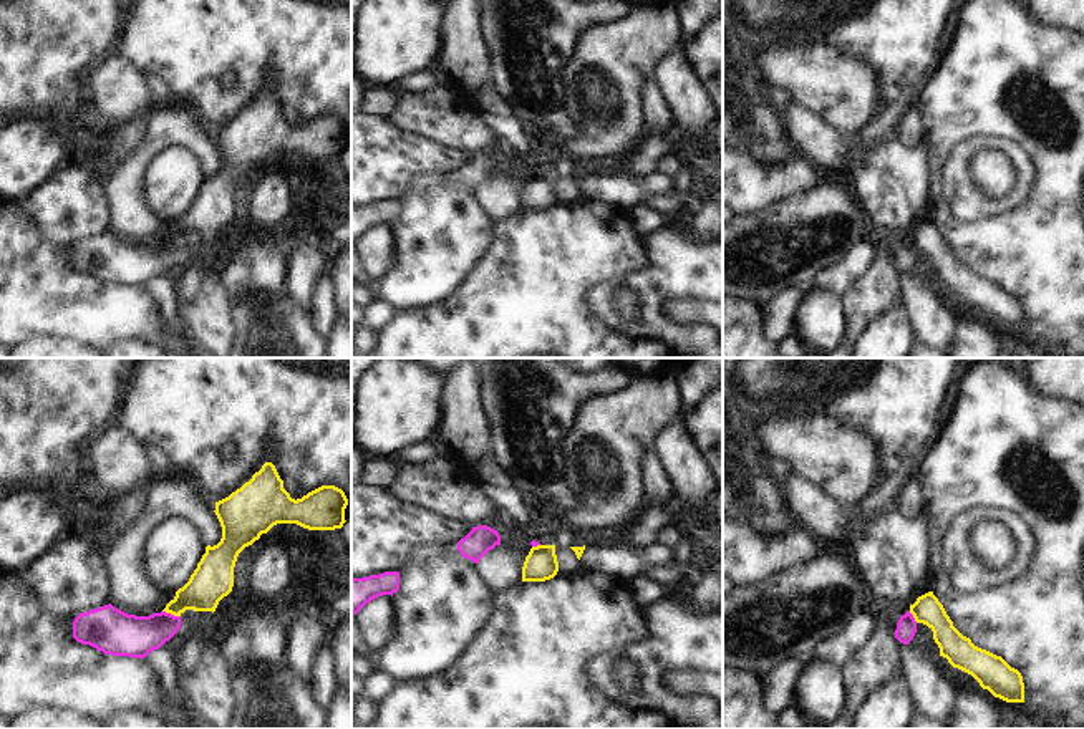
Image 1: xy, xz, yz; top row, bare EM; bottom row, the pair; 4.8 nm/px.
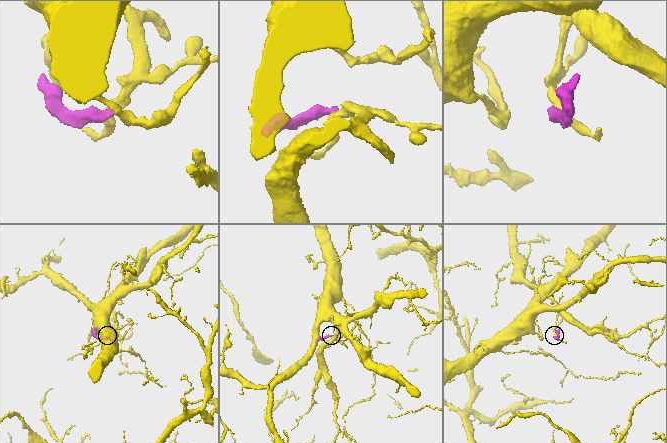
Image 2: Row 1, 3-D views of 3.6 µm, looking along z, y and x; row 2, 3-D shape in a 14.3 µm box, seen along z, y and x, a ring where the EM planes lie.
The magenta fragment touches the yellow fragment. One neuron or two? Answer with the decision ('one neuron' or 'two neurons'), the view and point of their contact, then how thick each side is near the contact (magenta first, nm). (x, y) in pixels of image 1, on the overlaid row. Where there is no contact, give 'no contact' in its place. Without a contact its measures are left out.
two neurons; meets magenta in xy at (169, 613); 200 nm thick on the magenta side, 190 nm on the other

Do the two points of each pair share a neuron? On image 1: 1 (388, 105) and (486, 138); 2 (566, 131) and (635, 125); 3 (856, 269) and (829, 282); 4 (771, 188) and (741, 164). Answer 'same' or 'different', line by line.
1: different
2: different
3: same
4: same

